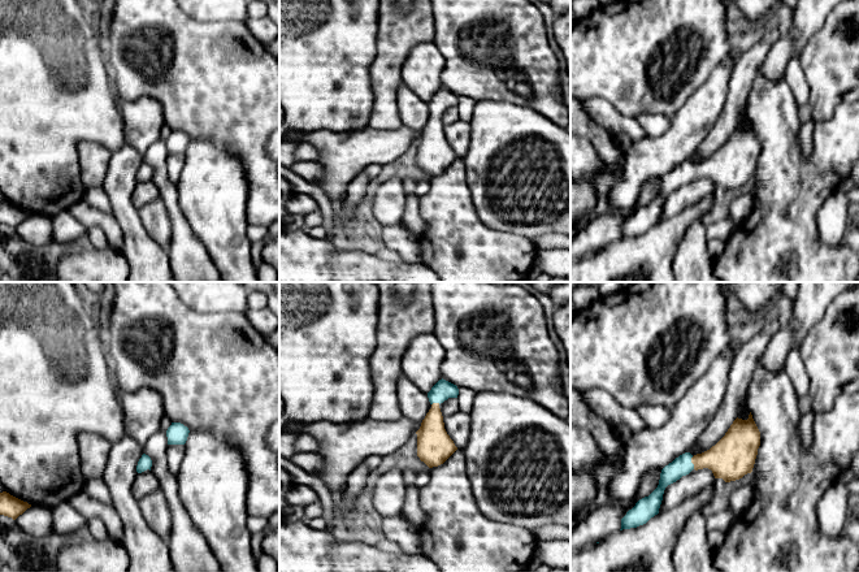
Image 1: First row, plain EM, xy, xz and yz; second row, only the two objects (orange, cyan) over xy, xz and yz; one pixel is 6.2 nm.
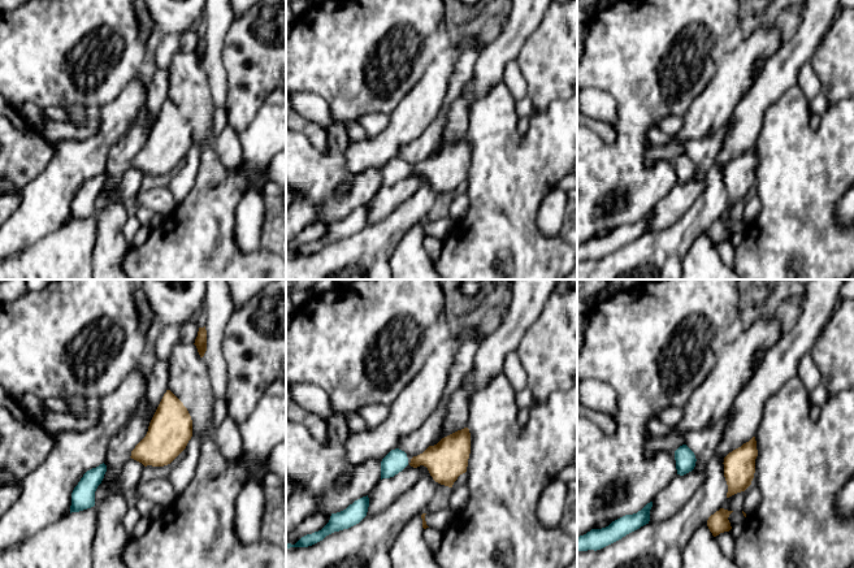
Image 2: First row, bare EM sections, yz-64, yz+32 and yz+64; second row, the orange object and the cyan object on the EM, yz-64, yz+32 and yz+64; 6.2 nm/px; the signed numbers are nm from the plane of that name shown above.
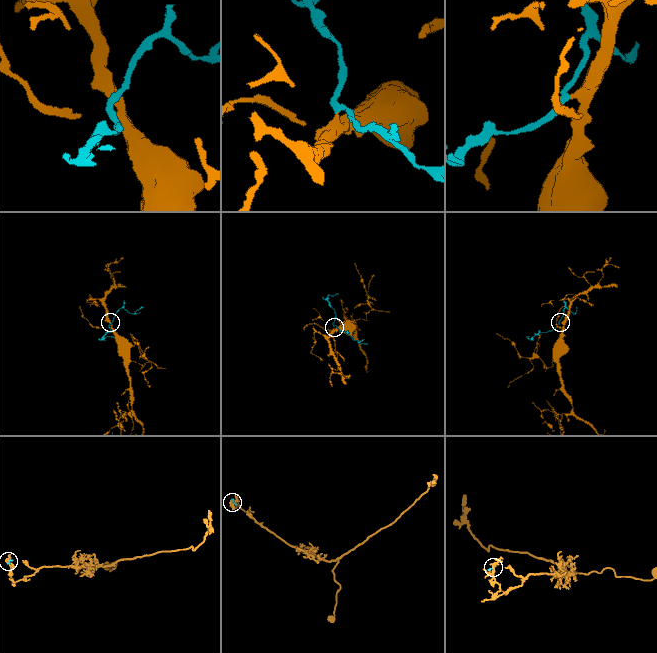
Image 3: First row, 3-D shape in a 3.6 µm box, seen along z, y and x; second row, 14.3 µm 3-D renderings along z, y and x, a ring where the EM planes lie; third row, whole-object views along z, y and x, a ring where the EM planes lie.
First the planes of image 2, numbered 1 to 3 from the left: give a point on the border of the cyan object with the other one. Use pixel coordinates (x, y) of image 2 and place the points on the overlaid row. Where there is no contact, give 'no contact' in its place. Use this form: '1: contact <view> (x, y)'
1: no contact
2: no contact
3: no contact

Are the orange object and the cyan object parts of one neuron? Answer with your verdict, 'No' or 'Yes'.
Yes

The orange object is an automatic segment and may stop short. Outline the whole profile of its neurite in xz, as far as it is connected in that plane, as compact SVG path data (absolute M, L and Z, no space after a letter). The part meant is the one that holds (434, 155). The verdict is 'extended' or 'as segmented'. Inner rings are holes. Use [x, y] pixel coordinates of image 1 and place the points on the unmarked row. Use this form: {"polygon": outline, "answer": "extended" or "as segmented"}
{"polygon": "M439 88L428 101L431 117L421 131L417 143L417 165L429 177L443 173L456 159L454 150L444 138L439 113L448 107L457 107L456 94Z", "answer": "extended"}

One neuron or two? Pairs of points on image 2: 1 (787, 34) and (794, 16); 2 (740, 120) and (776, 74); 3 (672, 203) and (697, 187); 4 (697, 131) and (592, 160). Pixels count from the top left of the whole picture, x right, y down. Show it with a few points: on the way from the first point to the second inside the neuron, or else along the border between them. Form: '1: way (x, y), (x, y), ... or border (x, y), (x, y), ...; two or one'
1: way (788, 30), (790, 20); one
2: way (751, 108), (770, 86); one
3: way (679, 200), (690, 190); one
4: border (646, 147), (646, 167), (659, 160), (673, 164); two

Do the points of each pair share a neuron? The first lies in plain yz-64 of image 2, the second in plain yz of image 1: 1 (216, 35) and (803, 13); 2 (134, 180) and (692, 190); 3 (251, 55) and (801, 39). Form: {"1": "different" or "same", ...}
{"1": "different", "2": "same", "3": "different"}

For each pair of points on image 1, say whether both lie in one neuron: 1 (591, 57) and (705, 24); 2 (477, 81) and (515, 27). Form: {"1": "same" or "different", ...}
{"1": "same", "2": "same"}

